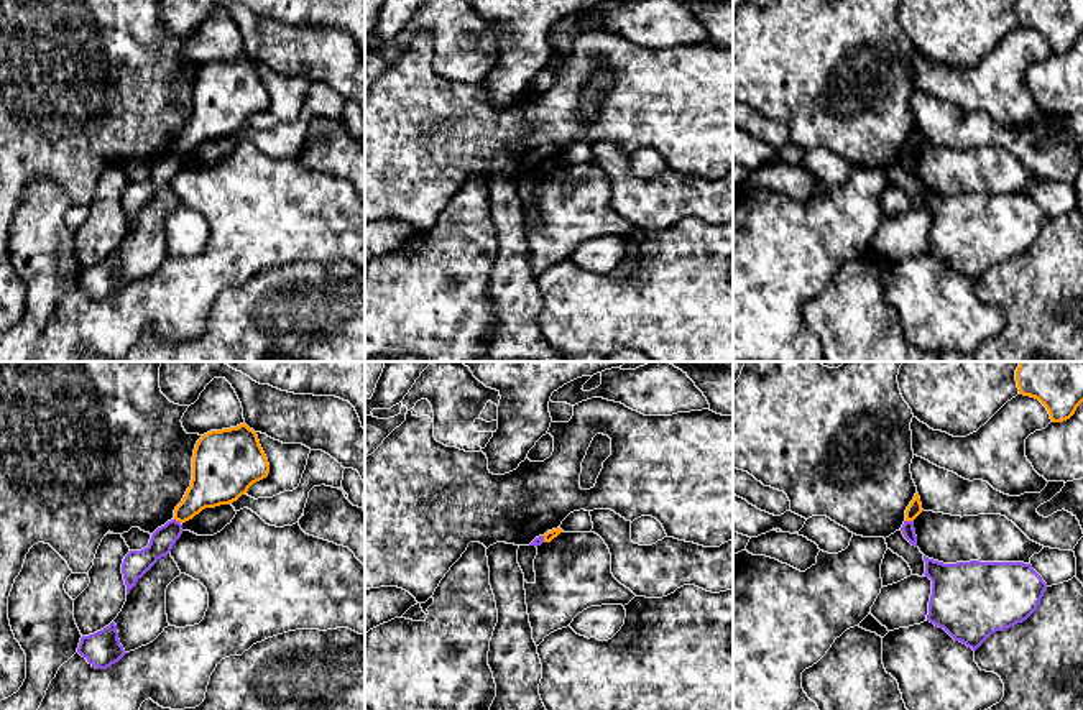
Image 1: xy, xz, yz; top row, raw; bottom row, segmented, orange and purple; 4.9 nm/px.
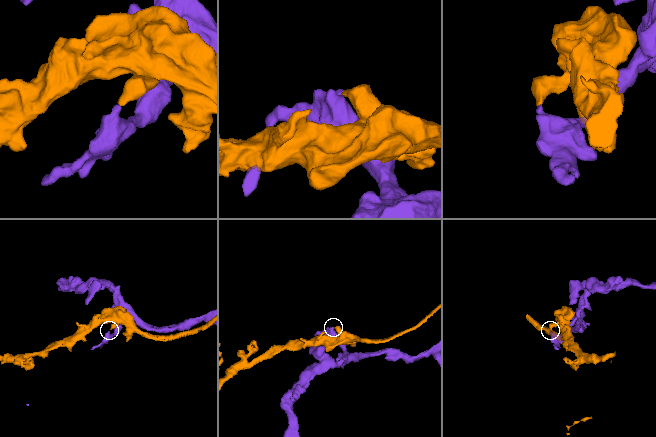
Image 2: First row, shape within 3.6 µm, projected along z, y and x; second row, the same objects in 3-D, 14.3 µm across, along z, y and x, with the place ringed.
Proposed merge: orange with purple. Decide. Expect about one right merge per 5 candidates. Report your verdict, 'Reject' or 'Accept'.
Reject

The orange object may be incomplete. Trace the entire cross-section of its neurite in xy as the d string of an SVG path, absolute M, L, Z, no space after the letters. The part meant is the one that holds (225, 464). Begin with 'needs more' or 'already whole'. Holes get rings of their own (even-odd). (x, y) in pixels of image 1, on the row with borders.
already whole; M245 422L210 431L196 444L191 486L174 509L174 519L186 523L205 508L230 505L268 473L258 436Z

